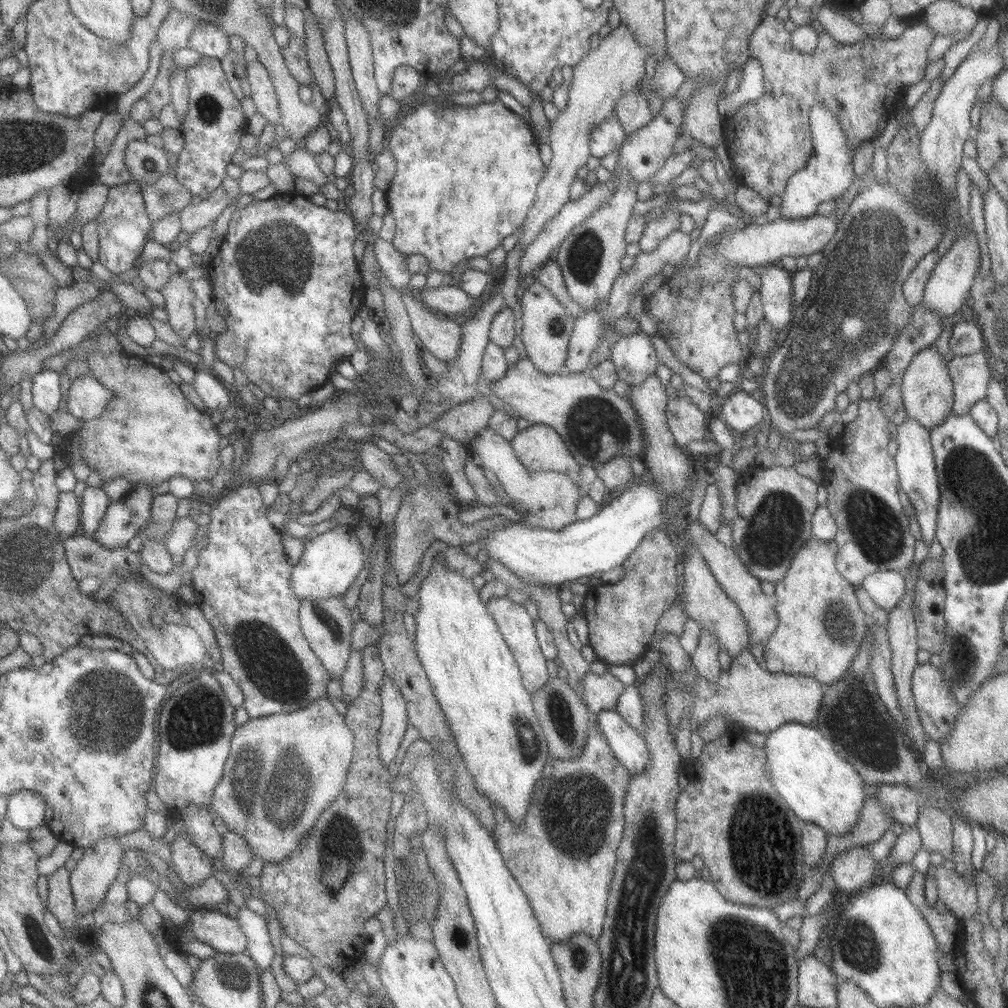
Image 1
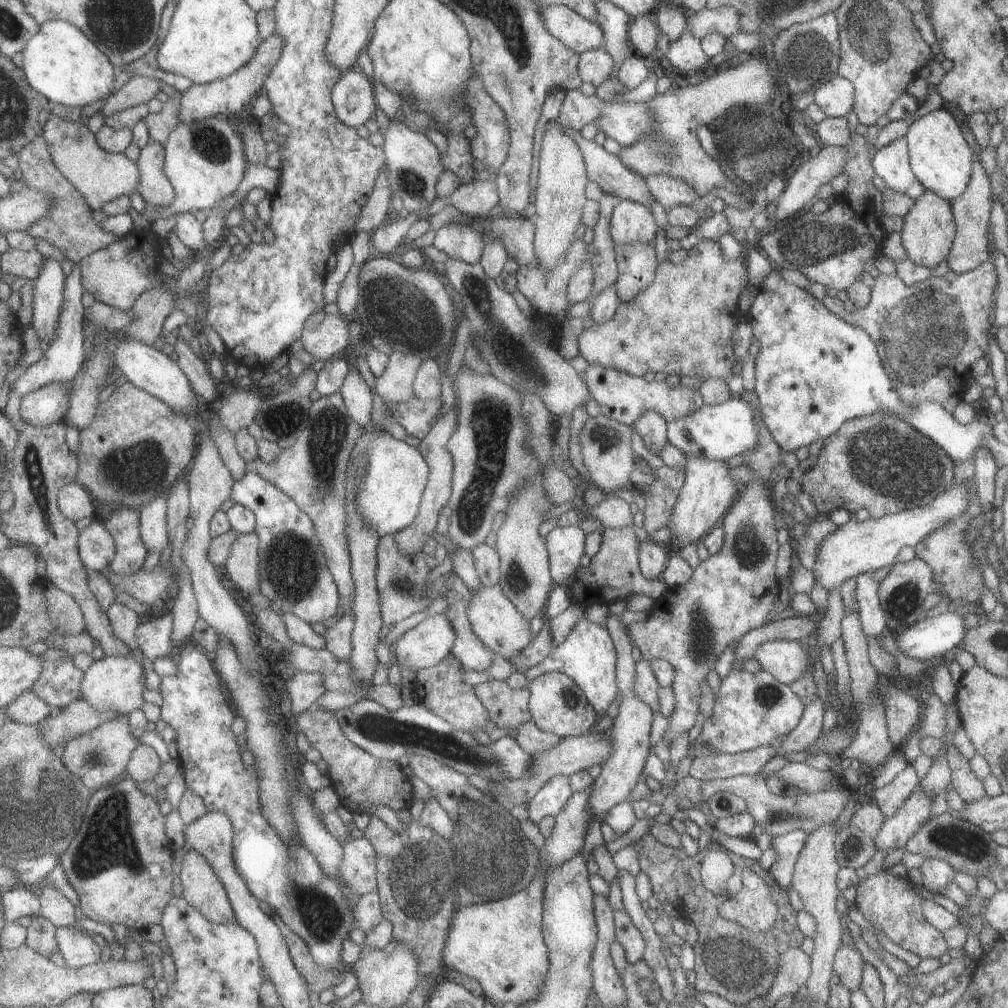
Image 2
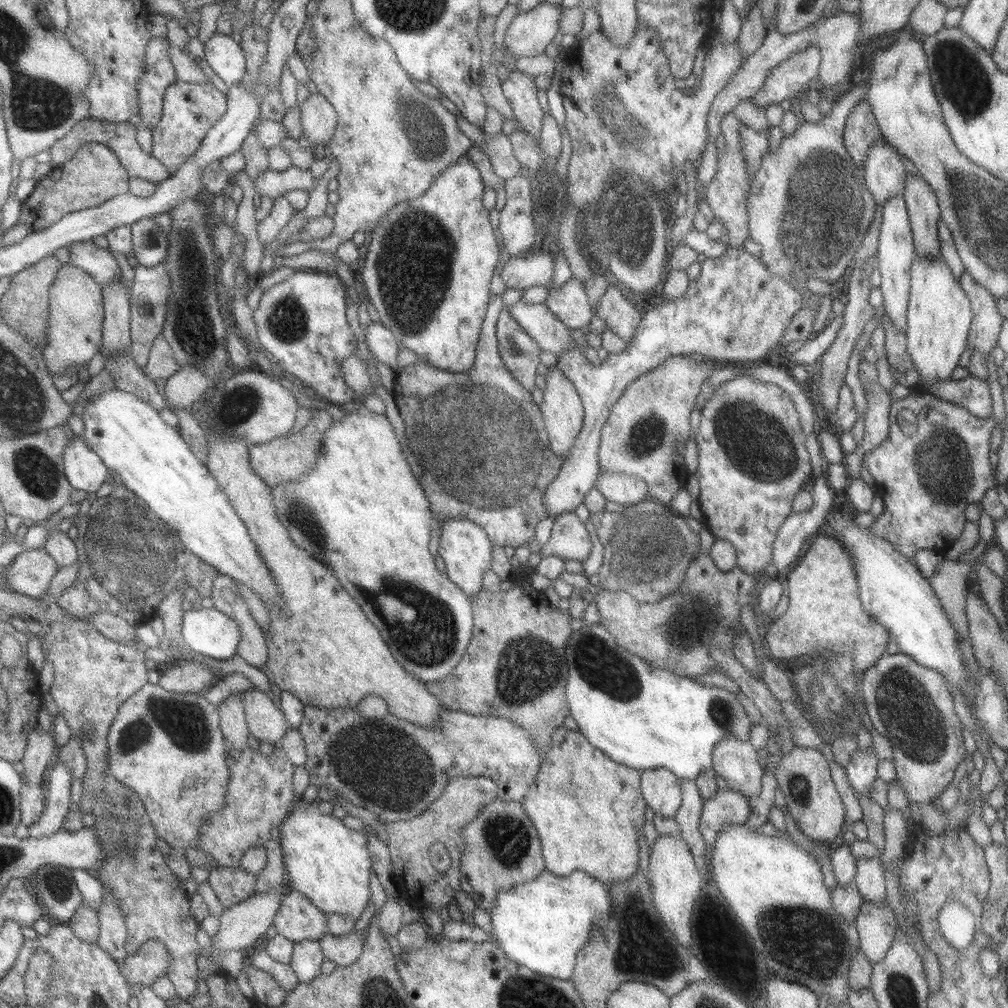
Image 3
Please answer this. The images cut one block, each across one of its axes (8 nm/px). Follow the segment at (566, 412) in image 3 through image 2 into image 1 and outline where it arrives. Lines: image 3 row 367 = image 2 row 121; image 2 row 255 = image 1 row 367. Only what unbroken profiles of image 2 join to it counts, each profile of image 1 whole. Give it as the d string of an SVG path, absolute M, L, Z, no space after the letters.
M536 280L526 286L518 297L521 309L521 331L519 338L527 352L527 359L543 374L557 374L564 365L568 338L572 332L574 317L557 302L557 298Z

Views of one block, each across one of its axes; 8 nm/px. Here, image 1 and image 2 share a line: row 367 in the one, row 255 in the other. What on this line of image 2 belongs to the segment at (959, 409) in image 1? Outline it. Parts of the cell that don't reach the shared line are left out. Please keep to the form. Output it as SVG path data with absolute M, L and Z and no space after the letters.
M975 152L969 182L967 182L965 190L960 192L959 196L949 203L954 226L954 239L945 259L949 272L961 274L973 270L982 262L991 259L987 252L987 229L989 227L988 216L992 201L987 174L985 174L983 166L979 163L978 154Z

